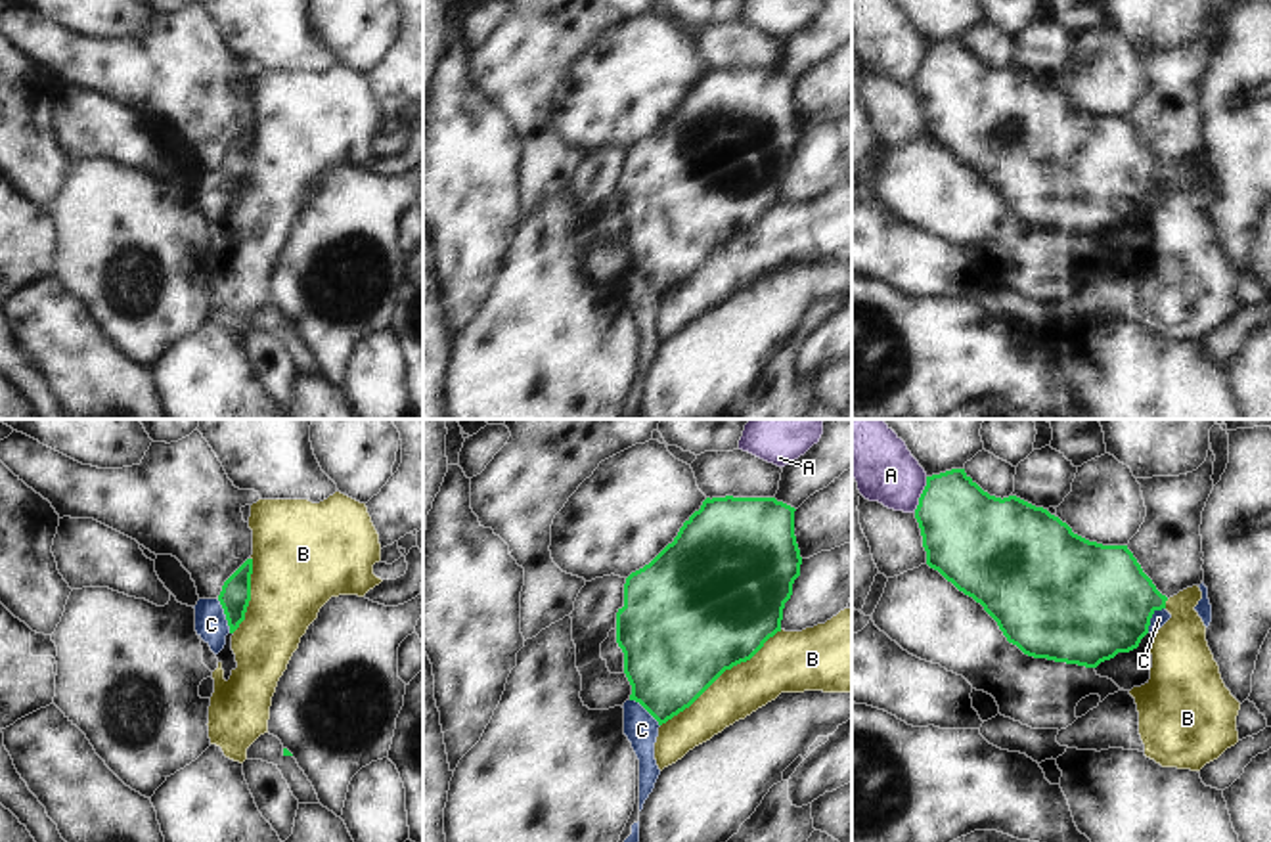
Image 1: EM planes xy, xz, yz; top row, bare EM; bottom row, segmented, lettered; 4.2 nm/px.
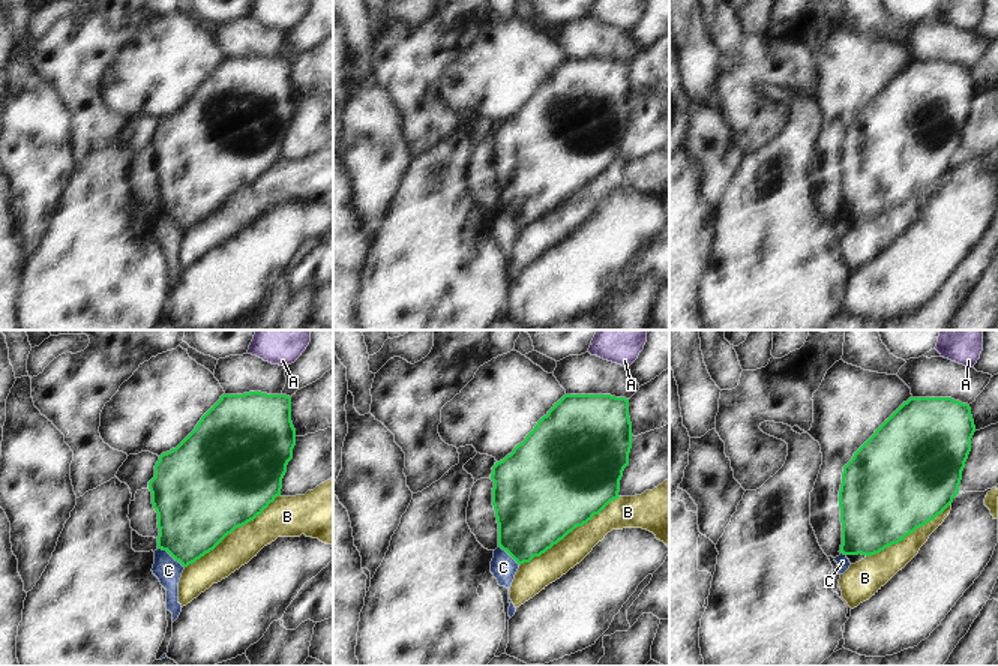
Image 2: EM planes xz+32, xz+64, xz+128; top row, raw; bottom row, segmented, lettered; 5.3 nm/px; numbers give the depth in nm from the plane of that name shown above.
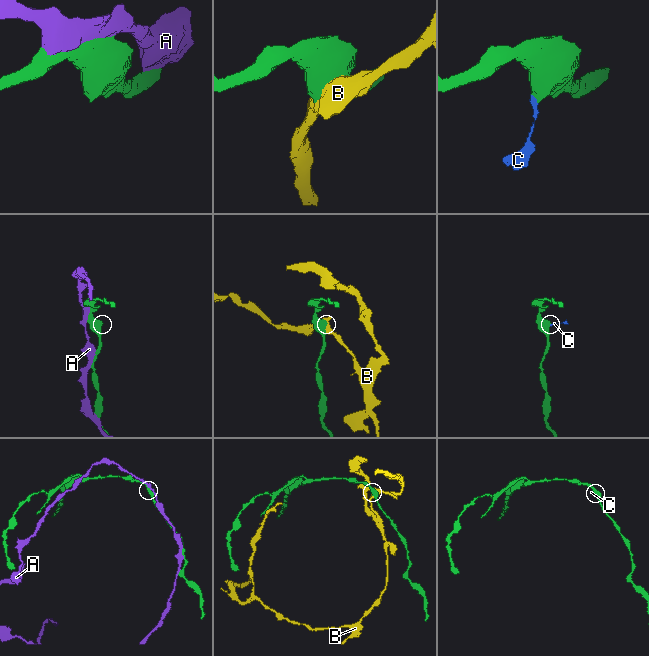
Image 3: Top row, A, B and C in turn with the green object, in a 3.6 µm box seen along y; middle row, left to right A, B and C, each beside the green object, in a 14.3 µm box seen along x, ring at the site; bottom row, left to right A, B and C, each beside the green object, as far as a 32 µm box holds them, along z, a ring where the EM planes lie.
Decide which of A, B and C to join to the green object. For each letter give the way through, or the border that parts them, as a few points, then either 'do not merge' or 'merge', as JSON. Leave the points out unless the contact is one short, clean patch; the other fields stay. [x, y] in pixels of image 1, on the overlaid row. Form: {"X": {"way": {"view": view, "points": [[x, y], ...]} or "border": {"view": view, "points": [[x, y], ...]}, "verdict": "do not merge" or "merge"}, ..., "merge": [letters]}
{"A": {"verdict": "do not merge"}, "B": {"verdict": "do not merge"}, "C": {"border": {"view": "xy", "points": [[217, 599], [230, 632]]}, "verdict": "do not merge"}, "merge": []}

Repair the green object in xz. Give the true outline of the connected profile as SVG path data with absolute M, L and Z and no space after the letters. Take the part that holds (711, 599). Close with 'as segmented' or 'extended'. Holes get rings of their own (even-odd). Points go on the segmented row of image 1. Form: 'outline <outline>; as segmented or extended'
outline M706 498L649 565L624 584L624 607L616 612L616 643L624 653L630 700L639 702L658 725L689 708L725 670L750 660L781 632L783 609L800 576L794 507L775 498Z; as segmented

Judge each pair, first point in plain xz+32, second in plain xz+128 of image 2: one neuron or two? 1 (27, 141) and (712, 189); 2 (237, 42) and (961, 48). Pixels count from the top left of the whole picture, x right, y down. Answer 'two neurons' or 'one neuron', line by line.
1: one neuron
2: one neuron

